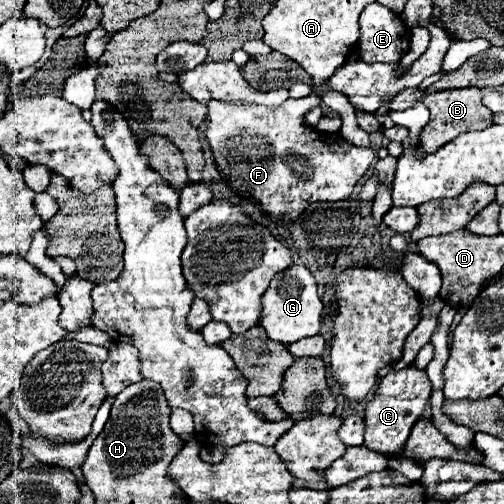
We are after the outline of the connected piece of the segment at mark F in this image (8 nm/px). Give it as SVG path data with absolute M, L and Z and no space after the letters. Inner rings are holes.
M310 94L300 100L288 98L282 106L276 106L276 108L234 106L218 100L208 102L208 112L206 112L208 126L204 136L210 144L220 176L226 180L228 188L234 194L254 200L260 206L260 212L270 216L270 220L274 222L294 222L304 212L304 208L312 202L348 200L354 186L368 172L375 158L372 148L352 146L338 134L324 134L306 126L304 114L318 104L320 104L320 98L316 94Z

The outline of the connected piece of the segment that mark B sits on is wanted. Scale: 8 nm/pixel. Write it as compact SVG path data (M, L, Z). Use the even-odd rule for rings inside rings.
M408 88L391 100L389 109L403 111L411 108L415 102L426 104L430 108L430 116L432 116L432 120L422 130L416 156L426 156L428 152L436 152L436 148L442 148L446 142L454 140L462 132L484 130L492 124L492 112L482 104L482 90L478 90L478 88L460 88L460 90L433 93L420 91L419 88Z

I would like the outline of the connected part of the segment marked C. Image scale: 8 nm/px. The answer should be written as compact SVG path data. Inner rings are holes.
M408 366L406 370L390 372L388 376L384 376L378 384L376 396L366 404L366 410L364 410L364 420L366 420L364 446L380 454L402 452L412 426L424 414L424 408L430 400L430 392L432 392L432 384L424 370L416 370Z

